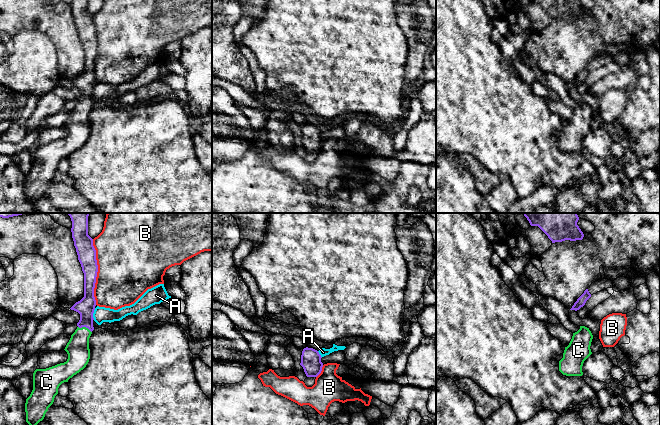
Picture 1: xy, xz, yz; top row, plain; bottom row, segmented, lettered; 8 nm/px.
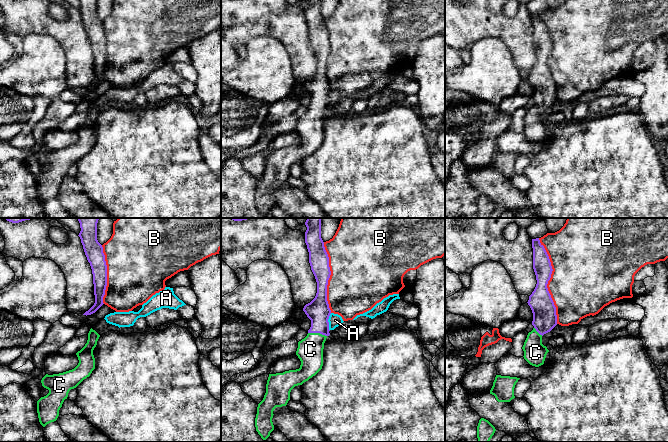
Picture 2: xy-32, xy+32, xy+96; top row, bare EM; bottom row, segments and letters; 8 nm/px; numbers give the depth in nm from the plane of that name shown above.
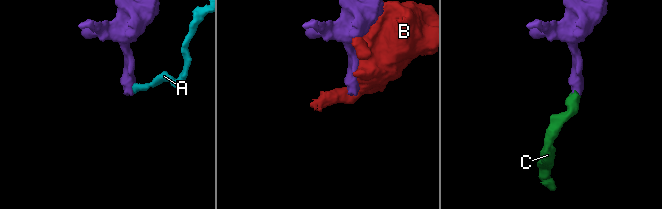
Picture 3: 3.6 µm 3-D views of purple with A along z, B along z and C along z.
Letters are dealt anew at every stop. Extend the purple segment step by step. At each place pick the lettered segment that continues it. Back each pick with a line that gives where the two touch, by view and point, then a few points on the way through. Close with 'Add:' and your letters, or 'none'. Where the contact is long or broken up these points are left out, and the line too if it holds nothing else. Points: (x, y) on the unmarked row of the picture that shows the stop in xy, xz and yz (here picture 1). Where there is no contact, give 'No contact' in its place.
C: Touches purple at xy (85, 102). Path across: xy (85, 83), (85, 102), (77, 124)
Add: C

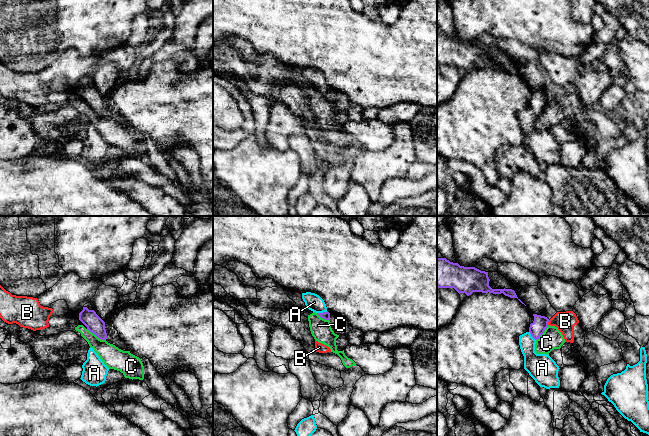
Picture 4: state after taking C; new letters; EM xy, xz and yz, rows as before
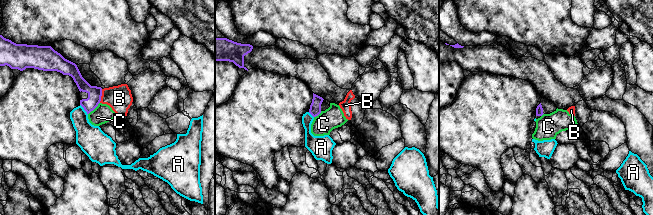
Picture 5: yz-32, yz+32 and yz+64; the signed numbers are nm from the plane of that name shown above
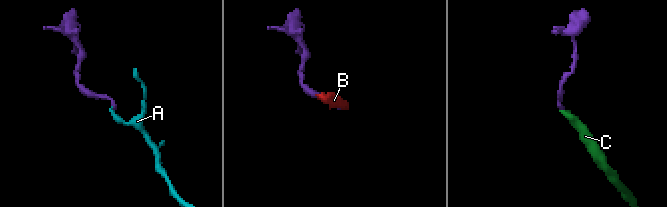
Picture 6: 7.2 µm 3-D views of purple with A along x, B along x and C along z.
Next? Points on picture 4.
A: Touches purple at xz (323, 88). Path across: xz (325, 91), (323, 88), (314, 78)
Add: A

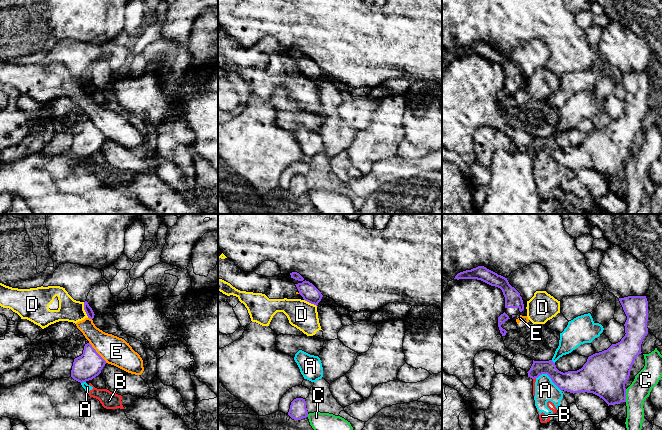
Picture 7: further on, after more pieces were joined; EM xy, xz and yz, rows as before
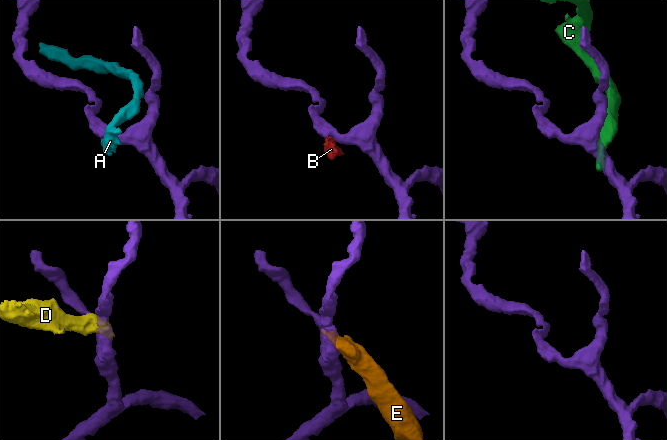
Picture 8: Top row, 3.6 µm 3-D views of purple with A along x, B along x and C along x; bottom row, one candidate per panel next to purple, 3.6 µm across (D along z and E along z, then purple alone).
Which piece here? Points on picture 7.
Add: none

